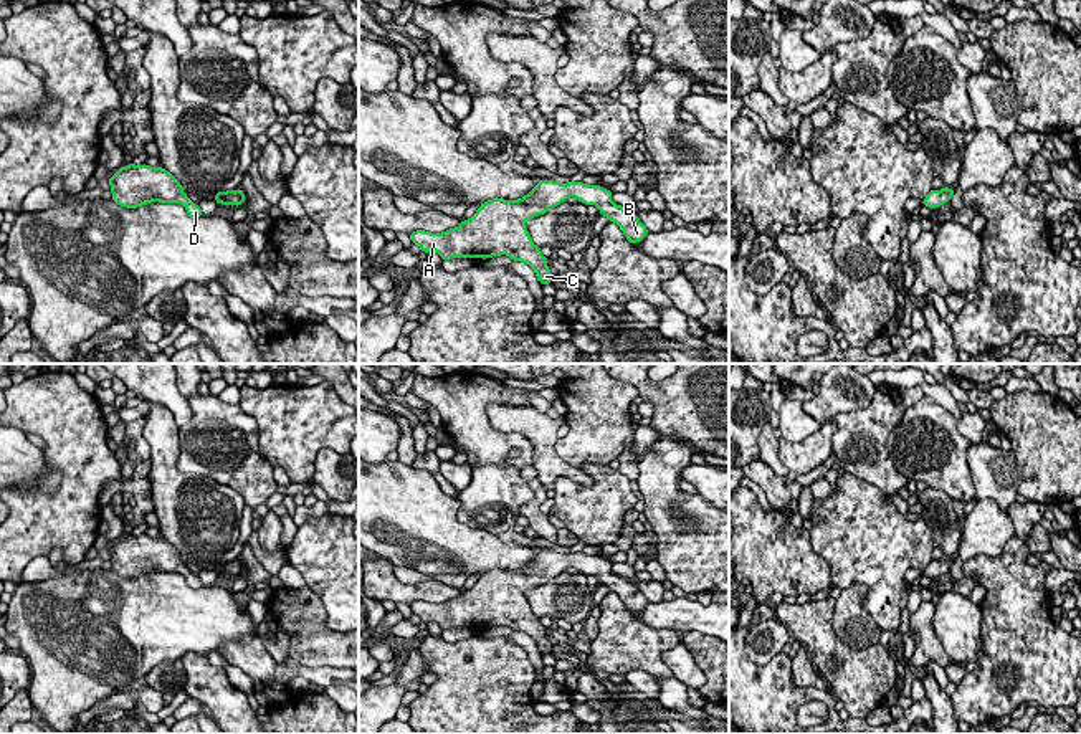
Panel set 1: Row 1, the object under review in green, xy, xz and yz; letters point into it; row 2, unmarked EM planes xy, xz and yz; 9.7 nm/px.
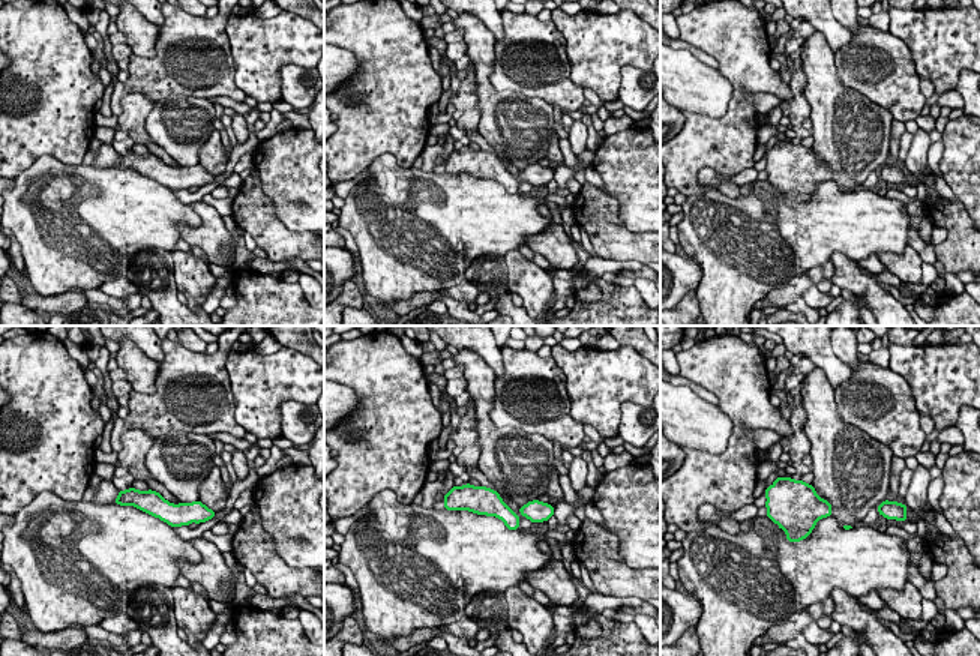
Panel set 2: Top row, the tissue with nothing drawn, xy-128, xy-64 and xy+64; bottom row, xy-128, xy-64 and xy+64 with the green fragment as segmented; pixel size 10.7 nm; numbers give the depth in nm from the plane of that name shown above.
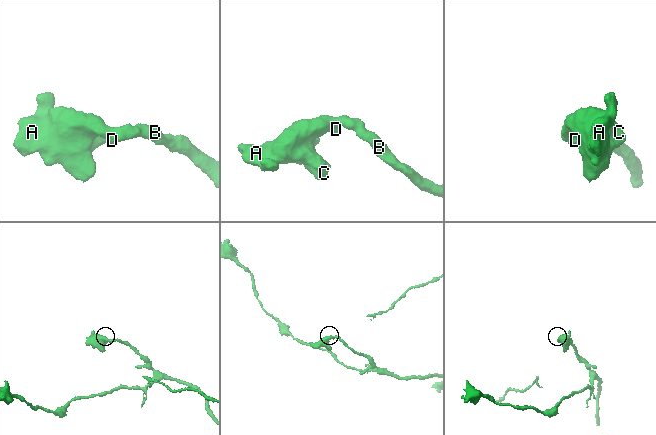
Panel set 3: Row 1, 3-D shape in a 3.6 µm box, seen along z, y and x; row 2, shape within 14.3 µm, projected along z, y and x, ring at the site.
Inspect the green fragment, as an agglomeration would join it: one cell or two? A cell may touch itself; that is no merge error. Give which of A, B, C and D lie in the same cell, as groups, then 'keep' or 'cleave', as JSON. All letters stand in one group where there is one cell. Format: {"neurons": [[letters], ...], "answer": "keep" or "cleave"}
{"neurons": [["A", "B", "C", "D"]], "answer": "keep"}

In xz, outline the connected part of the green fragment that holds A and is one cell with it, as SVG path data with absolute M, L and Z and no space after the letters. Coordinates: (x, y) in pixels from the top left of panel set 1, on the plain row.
M539 550L532 562L519 570L493 569L481 574L473 589L443 603L417 600L410 605L412 613L423 623L436 622L441 630L450 628L491 628L507 625L512 632L527 633L542 655L552 653L547 628L531 610L524 592L544 585L552 577L575 567L585 575L597 575L600 584L615 592L626 610L635 615L648 600L628 579L612 572L612 562L600 555L583 552L559 554Z

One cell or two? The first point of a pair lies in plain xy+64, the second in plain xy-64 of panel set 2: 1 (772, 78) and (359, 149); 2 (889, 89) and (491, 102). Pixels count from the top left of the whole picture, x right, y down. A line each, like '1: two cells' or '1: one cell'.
1: one cell
2: two cells

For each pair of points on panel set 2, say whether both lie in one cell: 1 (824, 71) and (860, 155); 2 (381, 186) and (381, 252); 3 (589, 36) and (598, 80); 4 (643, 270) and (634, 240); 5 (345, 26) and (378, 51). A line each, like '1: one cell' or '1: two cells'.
1: one cell
2: one cell
3: one cell
4: two cells
5: one cell

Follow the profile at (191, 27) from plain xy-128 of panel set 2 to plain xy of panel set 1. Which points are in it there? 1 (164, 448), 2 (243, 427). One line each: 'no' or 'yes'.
1: no
2: yes

